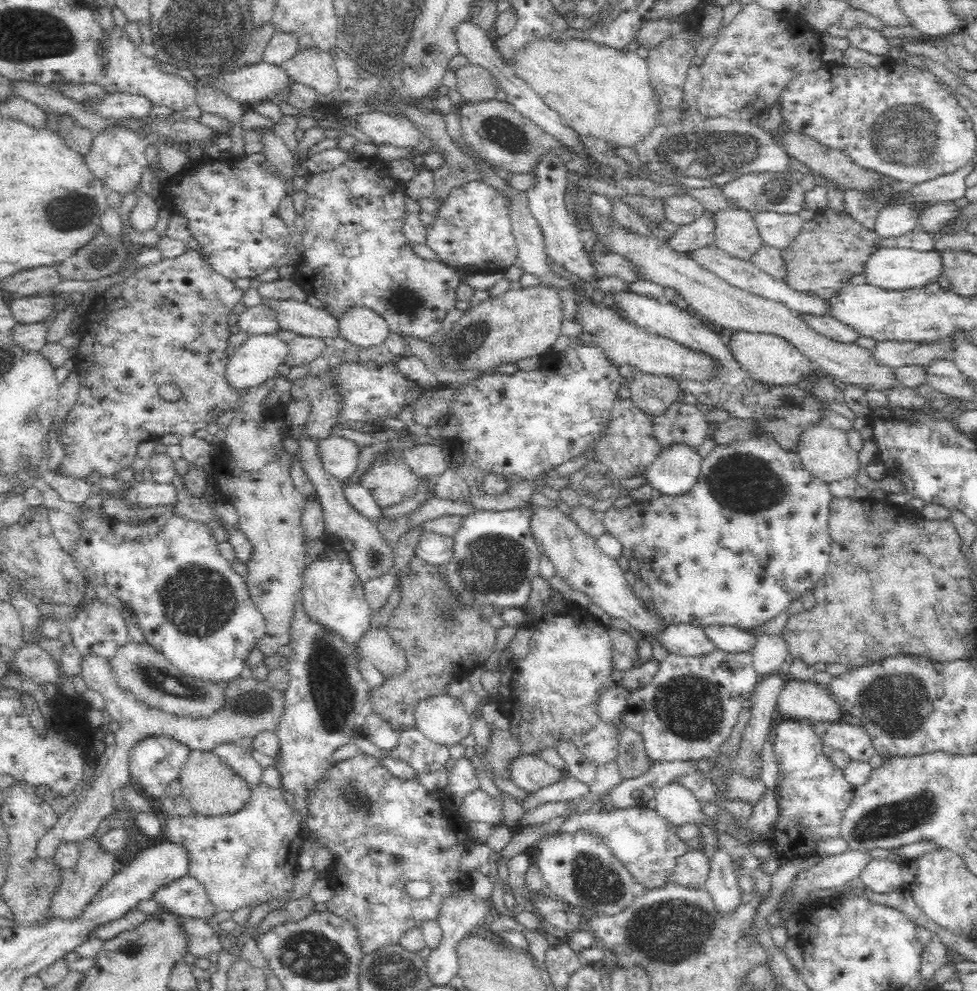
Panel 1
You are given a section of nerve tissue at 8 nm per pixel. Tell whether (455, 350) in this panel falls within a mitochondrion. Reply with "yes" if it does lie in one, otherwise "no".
yes

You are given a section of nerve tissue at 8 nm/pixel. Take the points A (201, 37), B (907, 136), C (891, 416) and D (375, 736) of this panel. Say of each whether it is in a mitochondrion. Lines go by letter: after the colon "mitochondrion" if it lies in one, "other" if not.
A: mitochondrion
B: mitochondrion
C: other
D: other

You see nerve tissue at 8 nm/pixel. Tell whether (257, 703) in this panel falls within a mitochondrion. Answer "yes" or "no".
yes

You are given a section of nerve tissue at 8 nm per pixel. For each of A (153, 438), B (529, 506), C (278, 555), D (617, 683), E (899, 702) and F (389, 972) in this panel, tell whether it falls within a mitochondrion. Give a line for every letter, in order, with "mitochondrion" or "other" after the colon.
A: other
B: other
C: other
D: other
E: mitochondrion
F: mitochondrion

